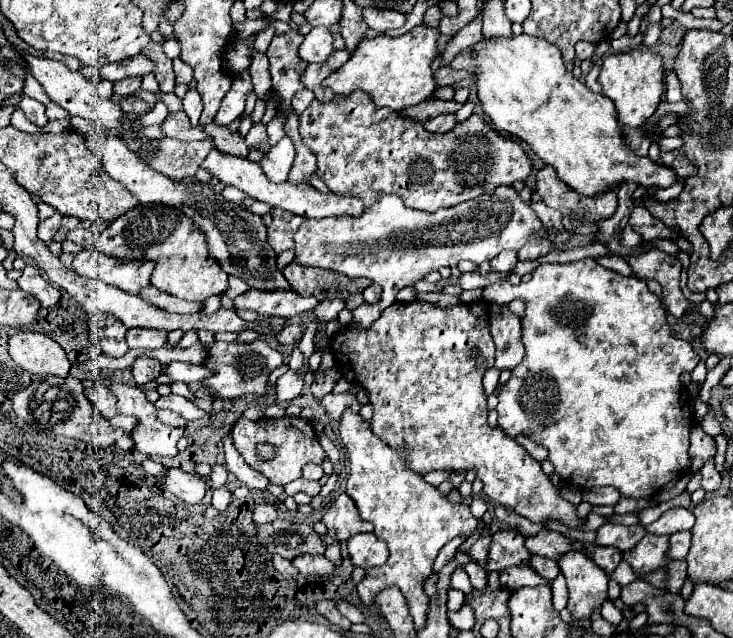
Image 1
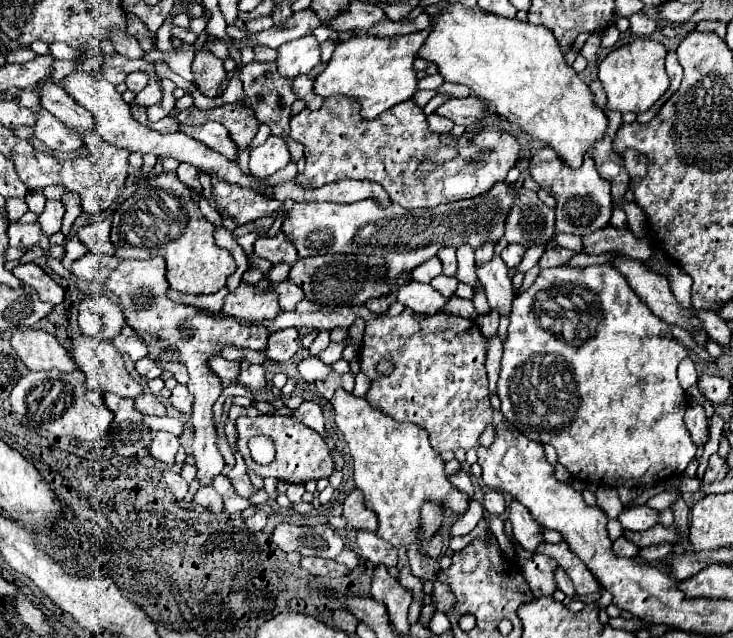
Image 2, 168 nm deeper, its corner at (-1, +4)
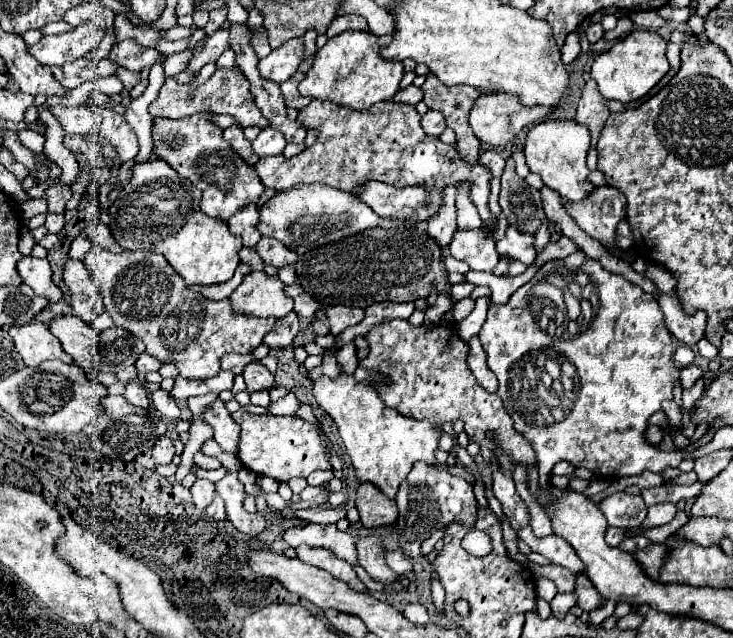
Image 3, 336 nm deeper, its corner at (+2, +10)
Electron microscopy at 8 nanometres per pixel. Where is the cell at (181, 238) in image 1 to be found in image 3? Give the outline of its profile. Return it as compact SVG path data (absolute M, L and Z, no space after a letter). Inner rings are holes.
M165 160L145 162L133 166L133 180L121 190L119 198L109 206L109 230L123 250L151 250L161 252L171 268L191 284L219 284L227 282L239 266L239 248L243 246L237 236L227 228L227 222L211 218L199 208L201 192L185 178L181 178Z

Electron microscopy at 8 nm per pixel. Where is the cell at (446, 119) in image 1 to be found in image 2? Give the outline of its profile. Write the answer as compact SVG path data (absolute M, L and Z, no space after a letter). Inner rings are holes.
M432 114L432 116L428 116L428 126L430 126L430 130L432 130L432 132L444 134L444 132L450 132L450 130L452 130L454 122L452 122L452 120L448 120L448 118L444 118L444 116Z

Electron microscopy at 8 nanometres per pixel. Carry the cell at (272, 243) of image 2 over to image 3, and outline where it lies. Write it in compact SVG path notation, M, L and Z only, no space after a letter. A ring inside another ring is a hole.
M261 238L257 242L255 250L263 258L265 264L271 264L275 268L279 268L283 264L295 264L297 262L297 254L273 238Z

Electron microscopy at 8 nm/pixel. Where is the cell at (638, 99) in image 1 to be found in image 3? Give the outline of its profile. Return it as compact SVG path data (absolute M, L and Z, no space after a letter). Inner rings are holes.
M637 28L627 38L619 40L611 50L595 58L591 66L591 78L597 82L599 92L607 100L619 100L619 102L623 100L623 104L629 104L649 94L649 90L669 72L665 50L667 50L667 42L657 32Z

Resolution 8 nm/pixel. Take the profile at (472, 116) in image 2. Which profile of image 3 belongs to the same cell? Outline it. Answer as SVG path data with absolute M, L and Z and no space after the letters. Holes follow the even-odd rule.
M481 94L473 102L473 108L469 112L469 126L473 128L479 140L499 146L499 144L507 144L517 132L521 132L521 128L545 118L549 112L551 108L541 108L541 106L525 108L513 94Z

